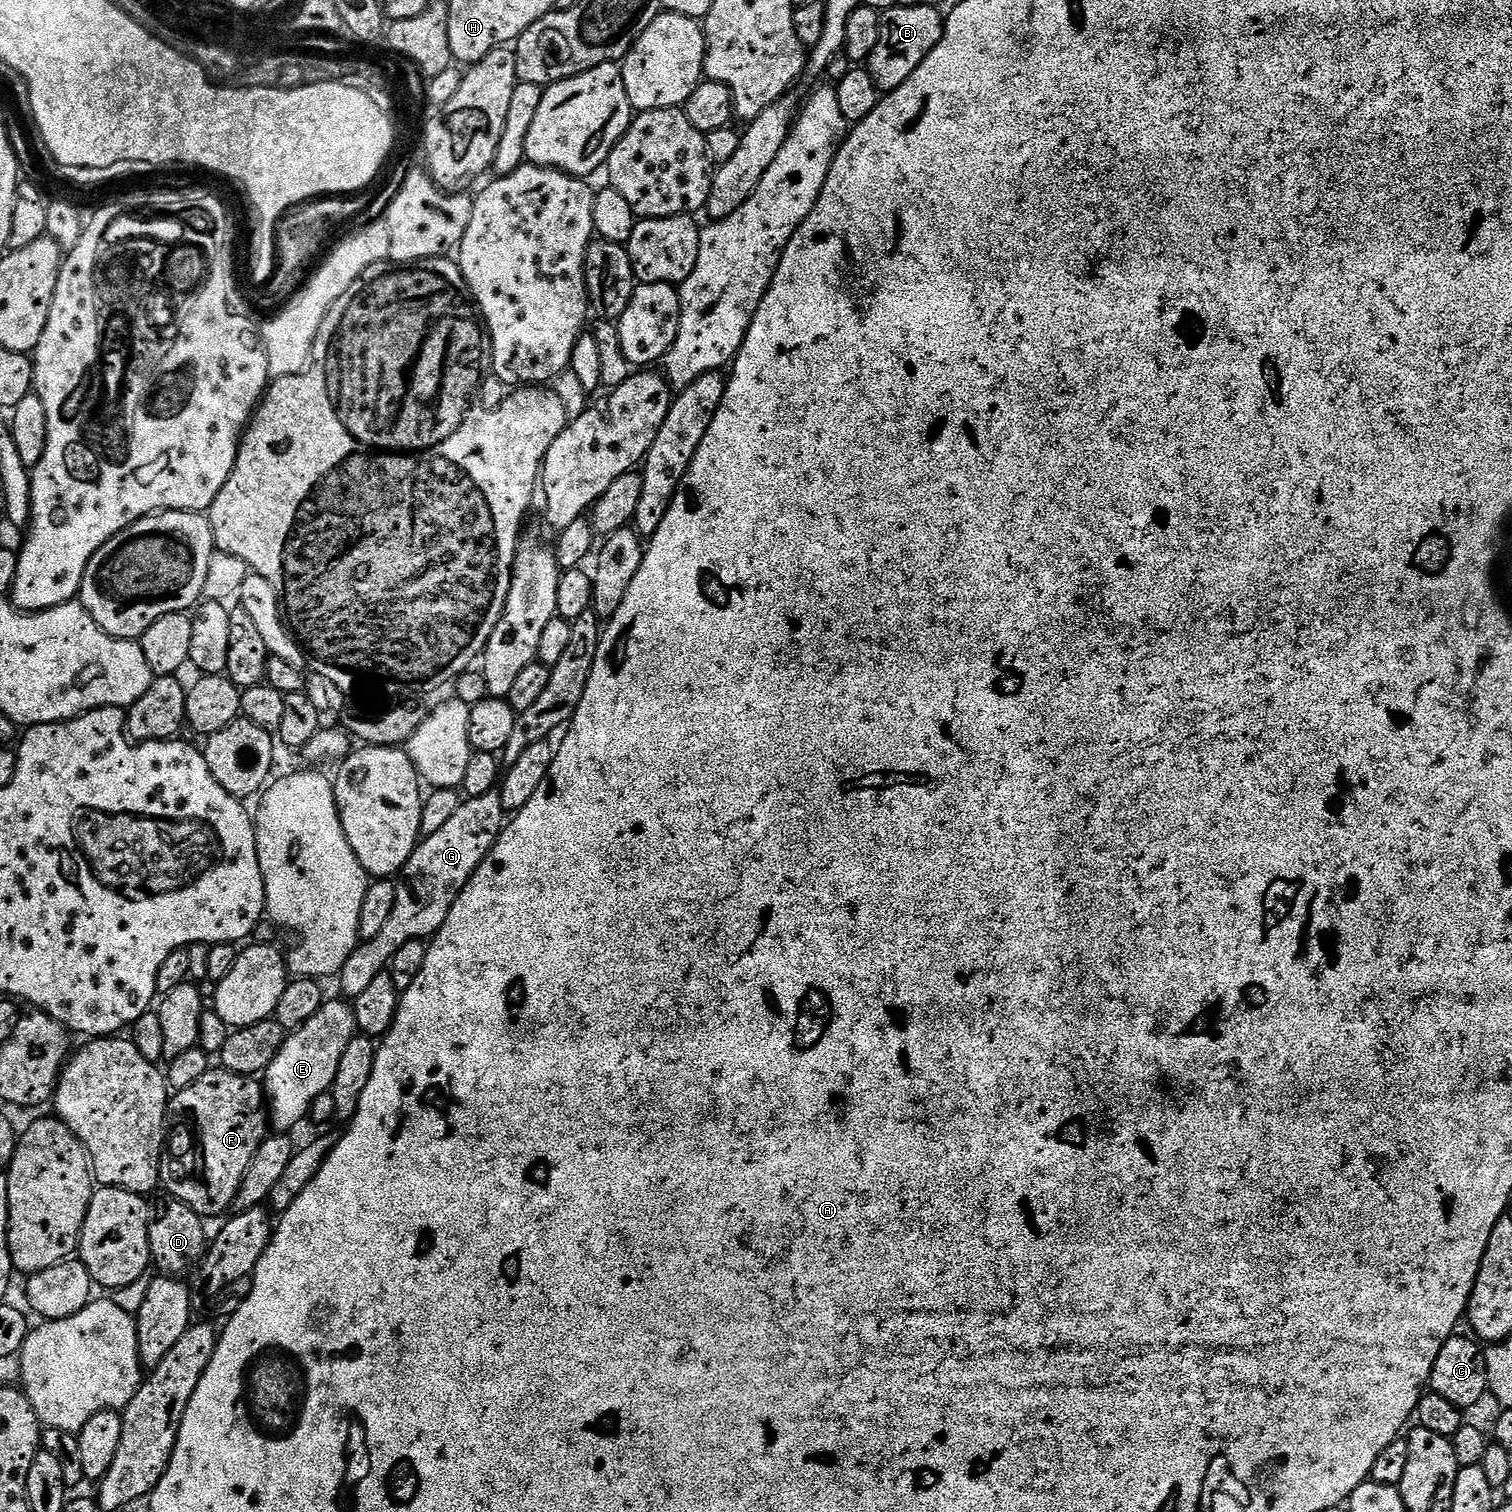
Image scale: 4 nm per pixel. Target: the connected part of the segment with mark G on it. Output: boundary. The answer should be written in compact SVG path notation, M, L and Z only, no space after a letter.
M493 790L481 796L465 799L458 806L454 818L449 818L443 824L442 830L421 839L420 843L416 845L414 854L410 854L403 872L399 873L396 880L394 911L391 912L389 920L382 925L382 931L378 934L378 938L370 938L357 944L356 949L350 954L350 958L346 958L346 966L342 966L338 983L340 983L341 990L345 992L341 992L345 997L355 998L358 994L362 994L362 990L366 990L366 986L370 986L370 982L374 982L374 978L378 978L378 974L387 969L388 965L392 963L394 954L401 946L406 946L406 942L427 941L436 935L442 922L446 922L446 914L450 914L450 906L454 906L458 894L462 894L466 882L470 882L474 870L478 870L478 866L484 861L486 854L490 854L494 842L504 831L505 823L506 813L502 806L502 798L499 791Z

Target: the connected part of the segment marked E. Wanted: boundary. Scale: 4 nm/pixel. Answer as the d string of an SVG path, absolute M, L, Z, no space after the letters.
M325 999L323 1006L295 1032L284 1037L282 1050L274 1054L274 1062L262 1073L262 1083L266 1097L266 1111L271 1124L277 1133L288 1134L300 1123L308 1120L308 1111L318 1098L318 1094L329 1091L338 1074L338 1062L346 1046L358 1034L352 1004L347 999Z

